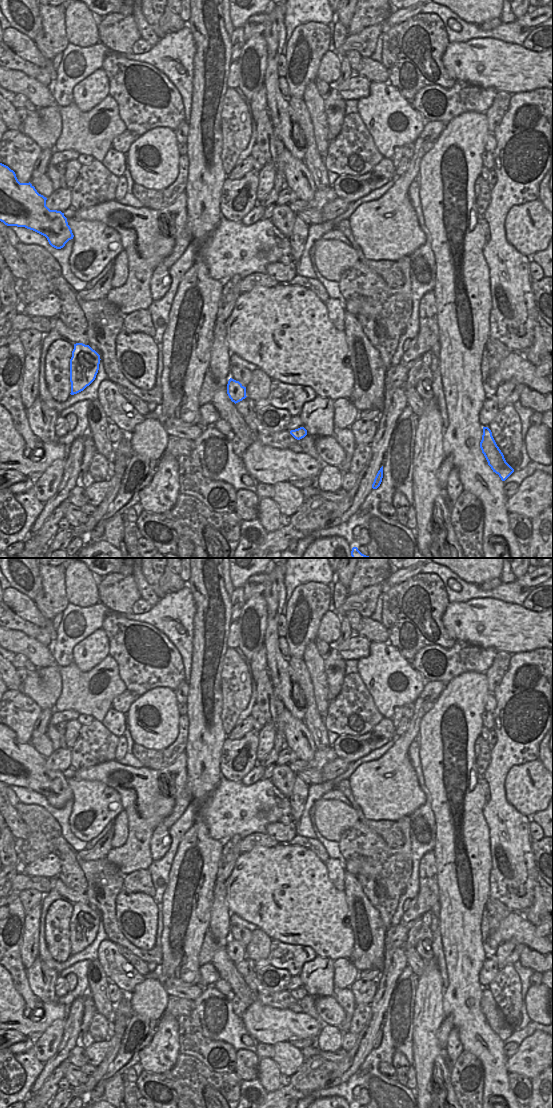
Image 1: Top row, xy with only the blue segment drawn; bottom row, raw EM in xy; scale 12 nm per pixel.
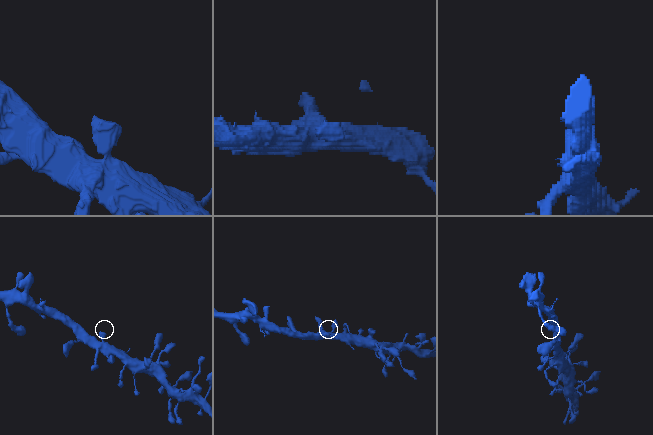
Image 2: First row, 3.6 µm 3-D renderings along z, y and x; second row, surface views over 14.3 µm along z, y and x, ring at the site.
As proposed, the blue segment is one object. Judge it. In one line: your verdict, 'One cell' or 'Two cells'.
One cell

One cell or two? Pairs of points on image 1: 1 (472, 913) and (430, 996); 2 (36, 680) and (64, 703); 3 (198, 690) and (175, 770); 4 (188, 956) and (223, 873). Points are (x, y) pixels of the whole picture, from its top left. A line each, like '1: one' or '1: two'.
1: two
2: two
3: two
4: two

